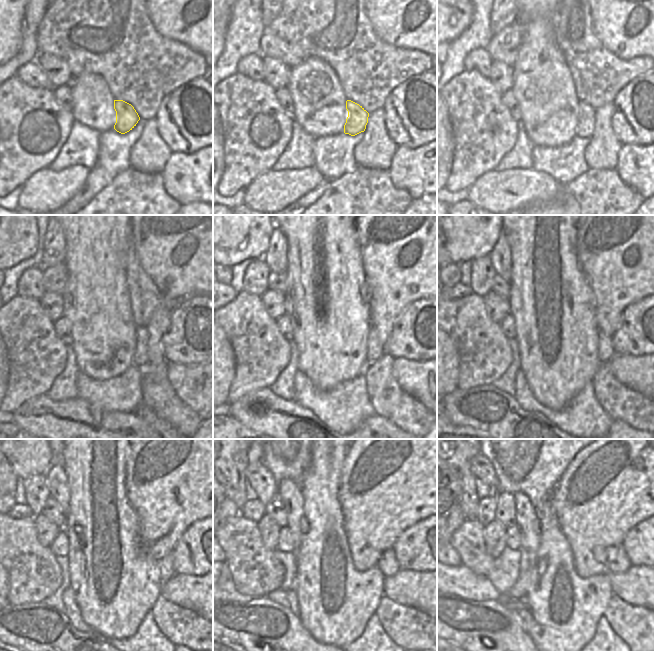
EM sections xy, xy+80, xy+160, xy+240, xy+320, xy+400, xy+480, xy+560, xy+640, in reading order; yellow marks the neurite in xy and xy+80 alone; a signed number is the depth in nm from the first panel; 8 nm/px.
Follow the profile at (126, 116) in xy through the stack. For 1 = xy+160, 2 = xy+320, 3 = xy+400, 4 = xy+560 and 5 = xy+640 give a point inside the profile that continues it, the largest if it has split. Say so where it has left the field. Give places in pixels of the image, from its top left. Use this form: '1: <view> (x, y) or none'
1: xy+160 (586, 114)
2: xy+320 (374, 349)
3: xy+400 (605, 350)
4: xy+560 (388, 564)
5: xy+640 (618, 562)

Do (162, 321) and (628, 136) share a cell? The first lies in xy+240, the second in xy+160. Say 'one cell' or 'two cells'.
two cells

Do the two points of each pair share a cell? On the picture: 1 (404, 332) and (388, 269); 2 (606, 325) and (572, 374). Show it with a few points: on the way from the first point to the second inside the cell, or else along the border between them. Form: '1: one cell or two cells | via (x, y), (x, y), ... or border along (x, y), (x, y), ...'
1: two cells | border along (418, 299), (411, 302), (404, 309), (389, 335)
2: two cells | border along (595, 308), (595, 320), (600, 331)

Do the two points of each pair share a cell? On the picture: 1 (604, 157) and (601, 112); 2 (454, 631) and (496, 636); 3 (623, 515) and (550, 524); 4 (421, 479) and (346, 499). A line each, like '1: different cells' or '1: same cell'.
1: same cell
2: same cell
3: different cells
4: same cell

